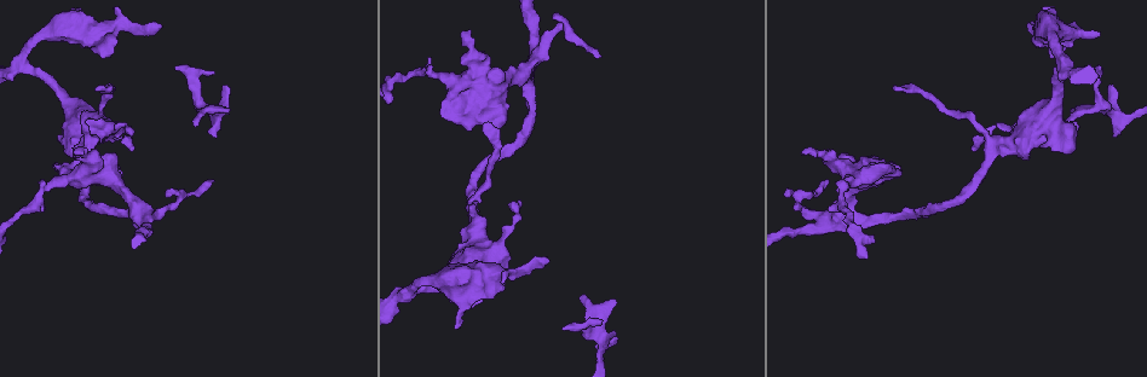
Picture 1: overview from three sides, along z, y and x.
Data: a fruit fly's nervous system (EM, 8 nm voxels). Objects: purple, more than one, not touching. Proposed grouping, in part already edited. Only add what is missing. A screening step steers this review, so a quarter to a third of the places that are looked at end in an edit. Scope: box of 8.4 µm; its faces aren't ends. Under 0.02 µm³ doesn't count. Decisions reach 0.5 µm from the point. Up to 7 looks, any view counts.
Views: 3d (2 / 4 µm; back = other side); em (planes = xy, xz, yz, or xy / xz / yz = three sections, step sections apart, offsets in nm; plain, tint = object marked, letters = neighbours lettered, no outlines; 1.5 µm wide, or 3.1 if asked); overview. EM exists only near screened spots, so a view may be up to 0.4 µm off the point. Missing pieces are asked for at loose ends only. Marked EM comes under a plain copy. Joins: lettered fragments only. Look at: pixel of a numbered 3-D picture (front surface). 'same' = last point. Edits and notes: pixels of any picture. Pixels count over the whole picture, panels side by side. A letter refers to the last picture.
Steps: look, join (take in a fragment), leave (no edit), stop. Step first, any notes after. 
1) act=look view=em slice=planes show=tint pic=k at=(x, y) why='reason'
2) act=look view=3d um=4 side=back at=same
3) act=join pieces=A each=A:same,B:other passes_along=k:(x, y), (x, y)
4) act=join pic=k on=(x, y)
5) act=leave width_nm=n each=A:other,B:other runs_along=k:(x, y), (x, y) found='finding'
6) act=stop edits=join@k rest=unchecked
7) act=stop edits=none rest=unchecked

act=look view=3d um=4 side=back pic=1 at=(1023, 157)

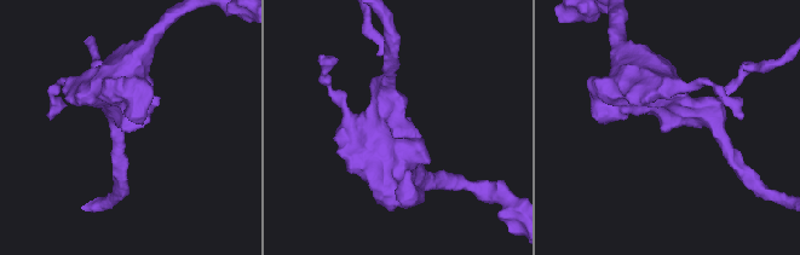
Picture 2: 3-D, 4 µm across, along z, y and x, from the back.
act=look view=em slice=planes show=letters pic=2 at=(665, 132) why='now the EM'

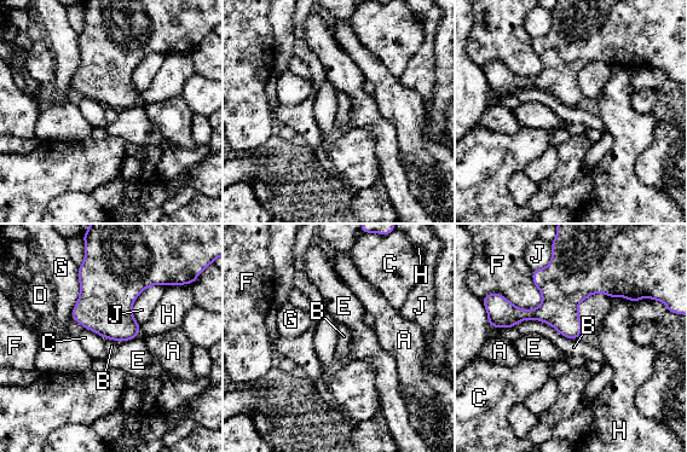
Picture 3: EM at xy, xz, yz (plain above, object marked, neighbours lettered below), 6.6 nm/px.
act=leave each=A:other,B:other,C:other,D:other,E:other,F:other,G:other,H:other,J:other runs_along=3:(624, 293), (575, 285), (502, 322) found='no lettered fragment goes on from it'

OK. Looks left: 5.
act=look view=3d um=2 pic=1 at=(158, 26) why='an open end'

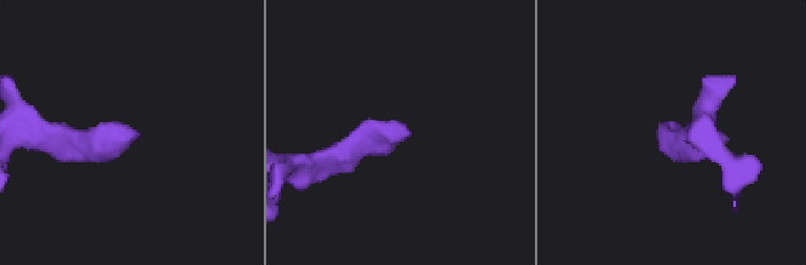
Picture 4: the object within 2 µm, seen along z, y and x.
act=look view=em slice=xz step=8 show=letters pic=4 at=(665, 129) why='shape alone is not enough'

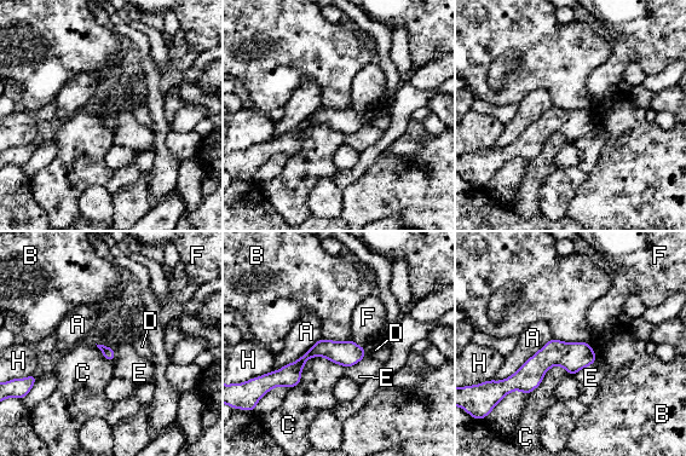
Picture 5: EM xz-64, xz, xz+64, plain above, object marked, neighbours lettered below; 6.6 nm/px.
act=leave each=A:other,B:other,C:other,D:other,E:other,F:other,H:other found='none of them fits'

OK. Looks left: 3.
act=look view=em slice=planes show=letters pic=1 at=(1113, 137) why='branch stops here'

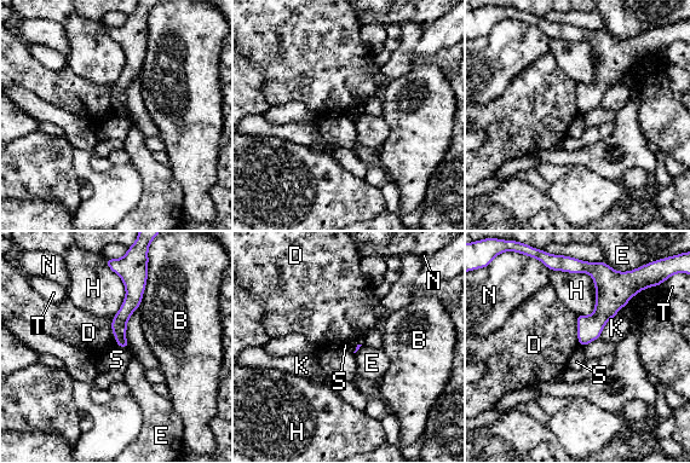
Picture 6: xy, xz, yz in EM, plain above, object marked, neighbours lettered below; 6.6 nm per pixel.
act=leave each=B:other,D:other,E:other,H:other,K:other,N:other,S:other,T:other border=6:(118, 346), (128, 348) found='none of them fits'

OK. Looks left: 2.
act=stop edits=none rest=unchecked

